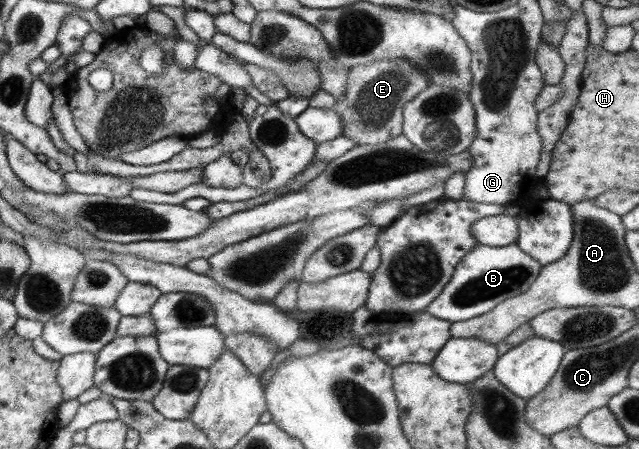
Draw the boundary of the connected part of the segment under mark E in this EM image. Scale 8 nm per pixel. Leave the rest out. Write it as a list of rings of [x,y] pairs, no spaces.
[[[388,58],[358,64],[346,75],[344,95],[336,99],[332,110],[340,116],[340,135],[354,140],[354,145],[374,145],[401,134],[402,107],[428,85],[426,74],[402,58]]]

